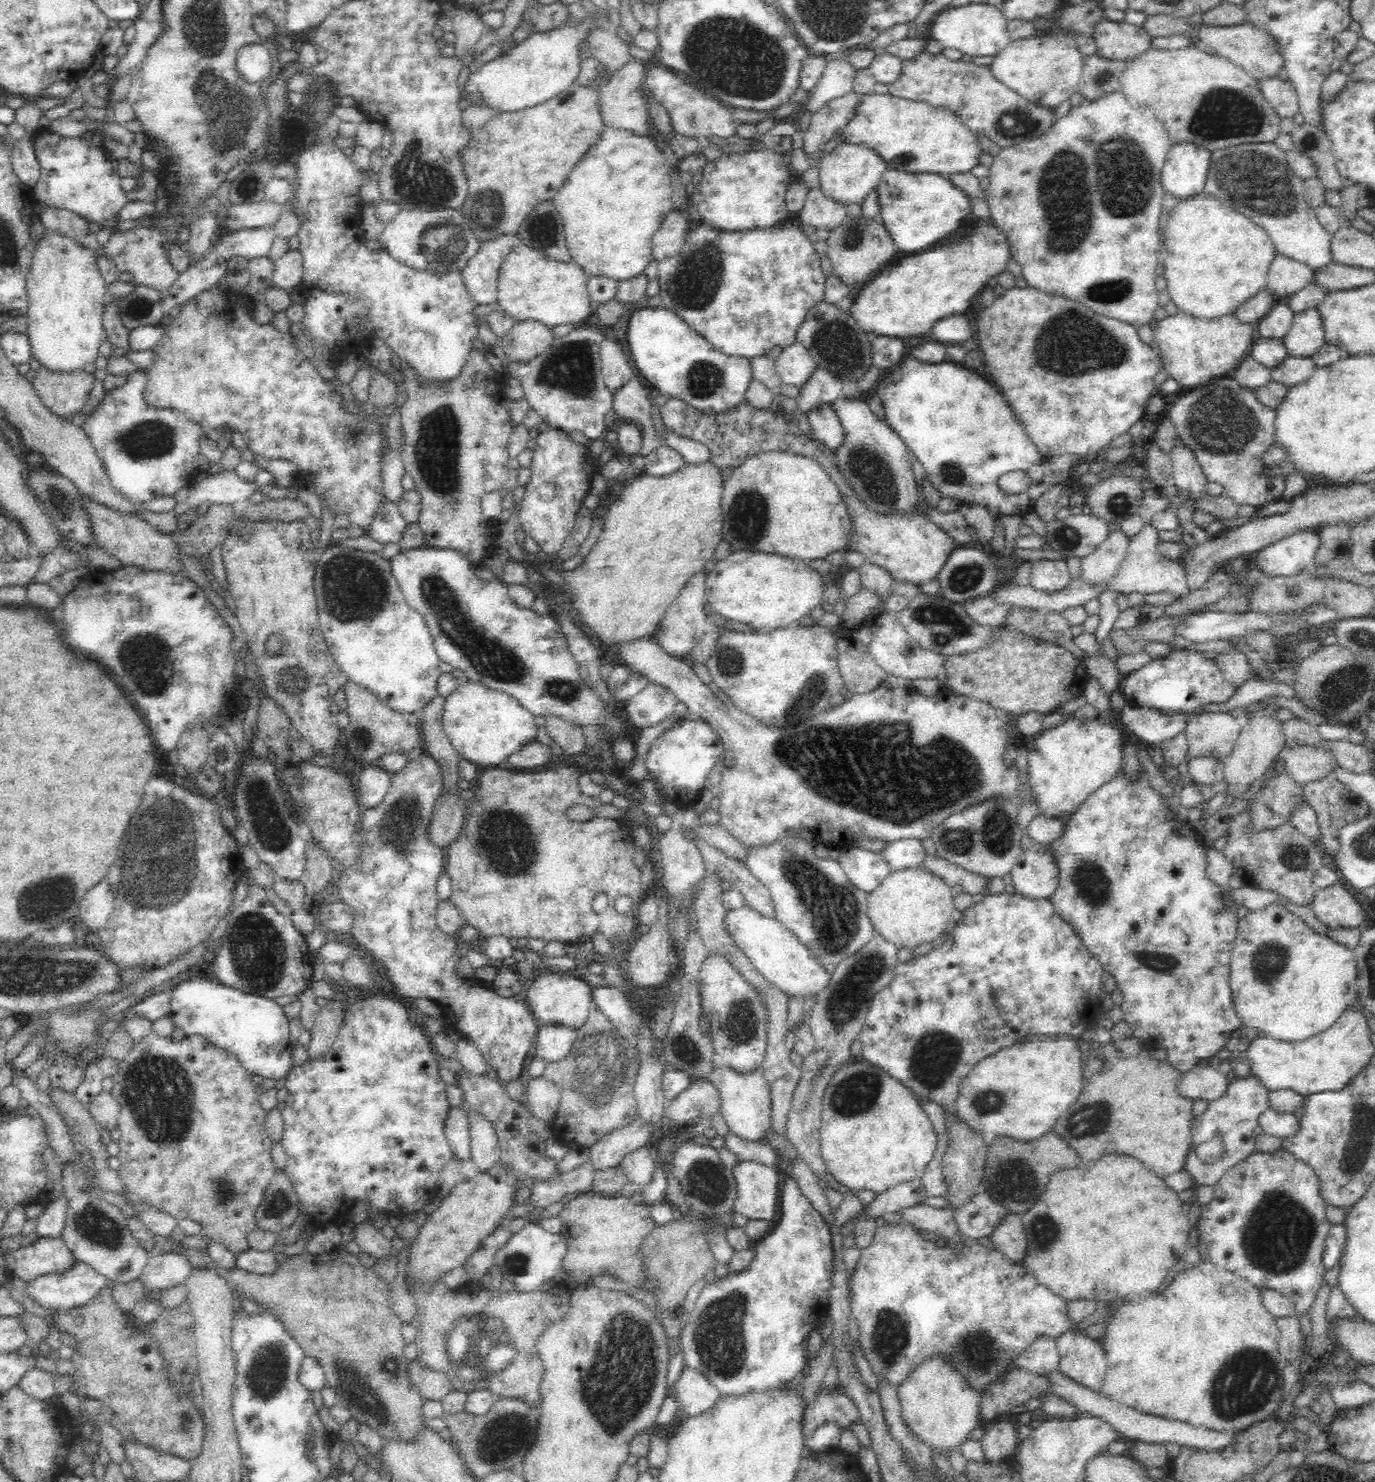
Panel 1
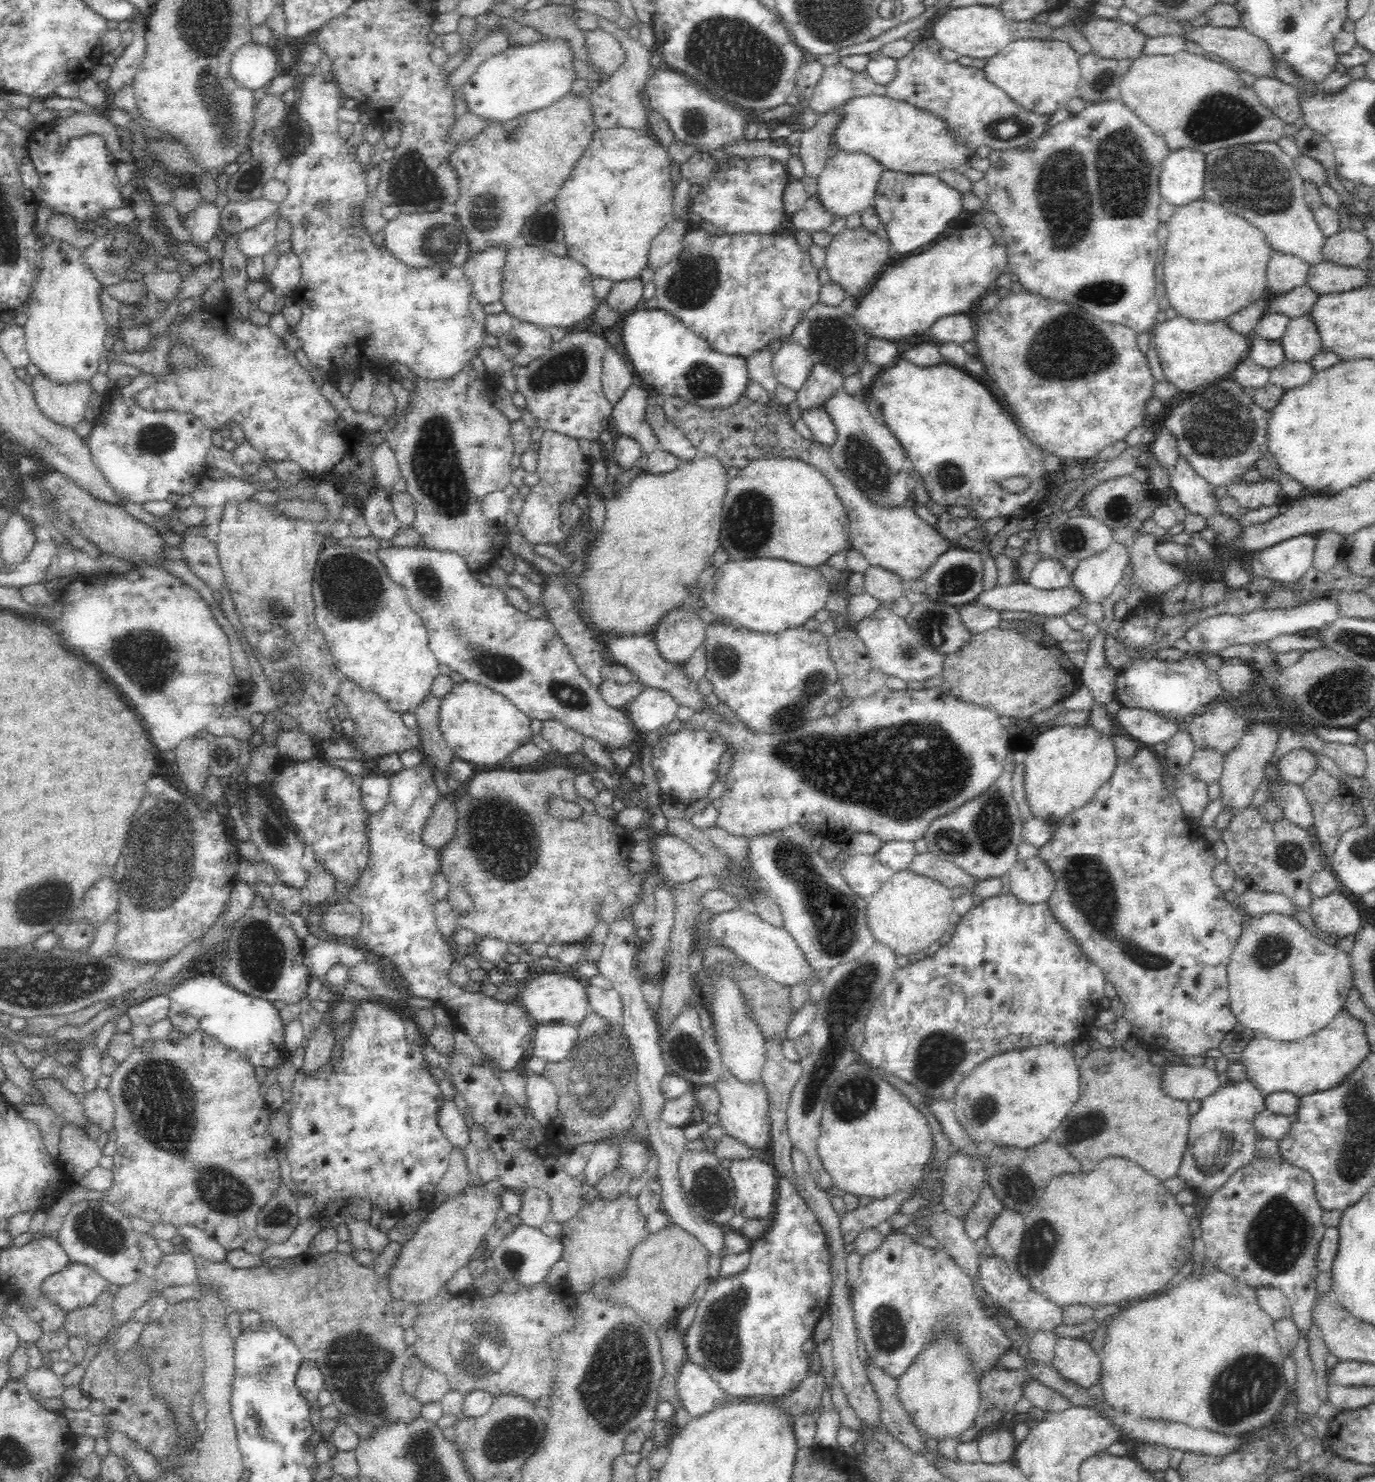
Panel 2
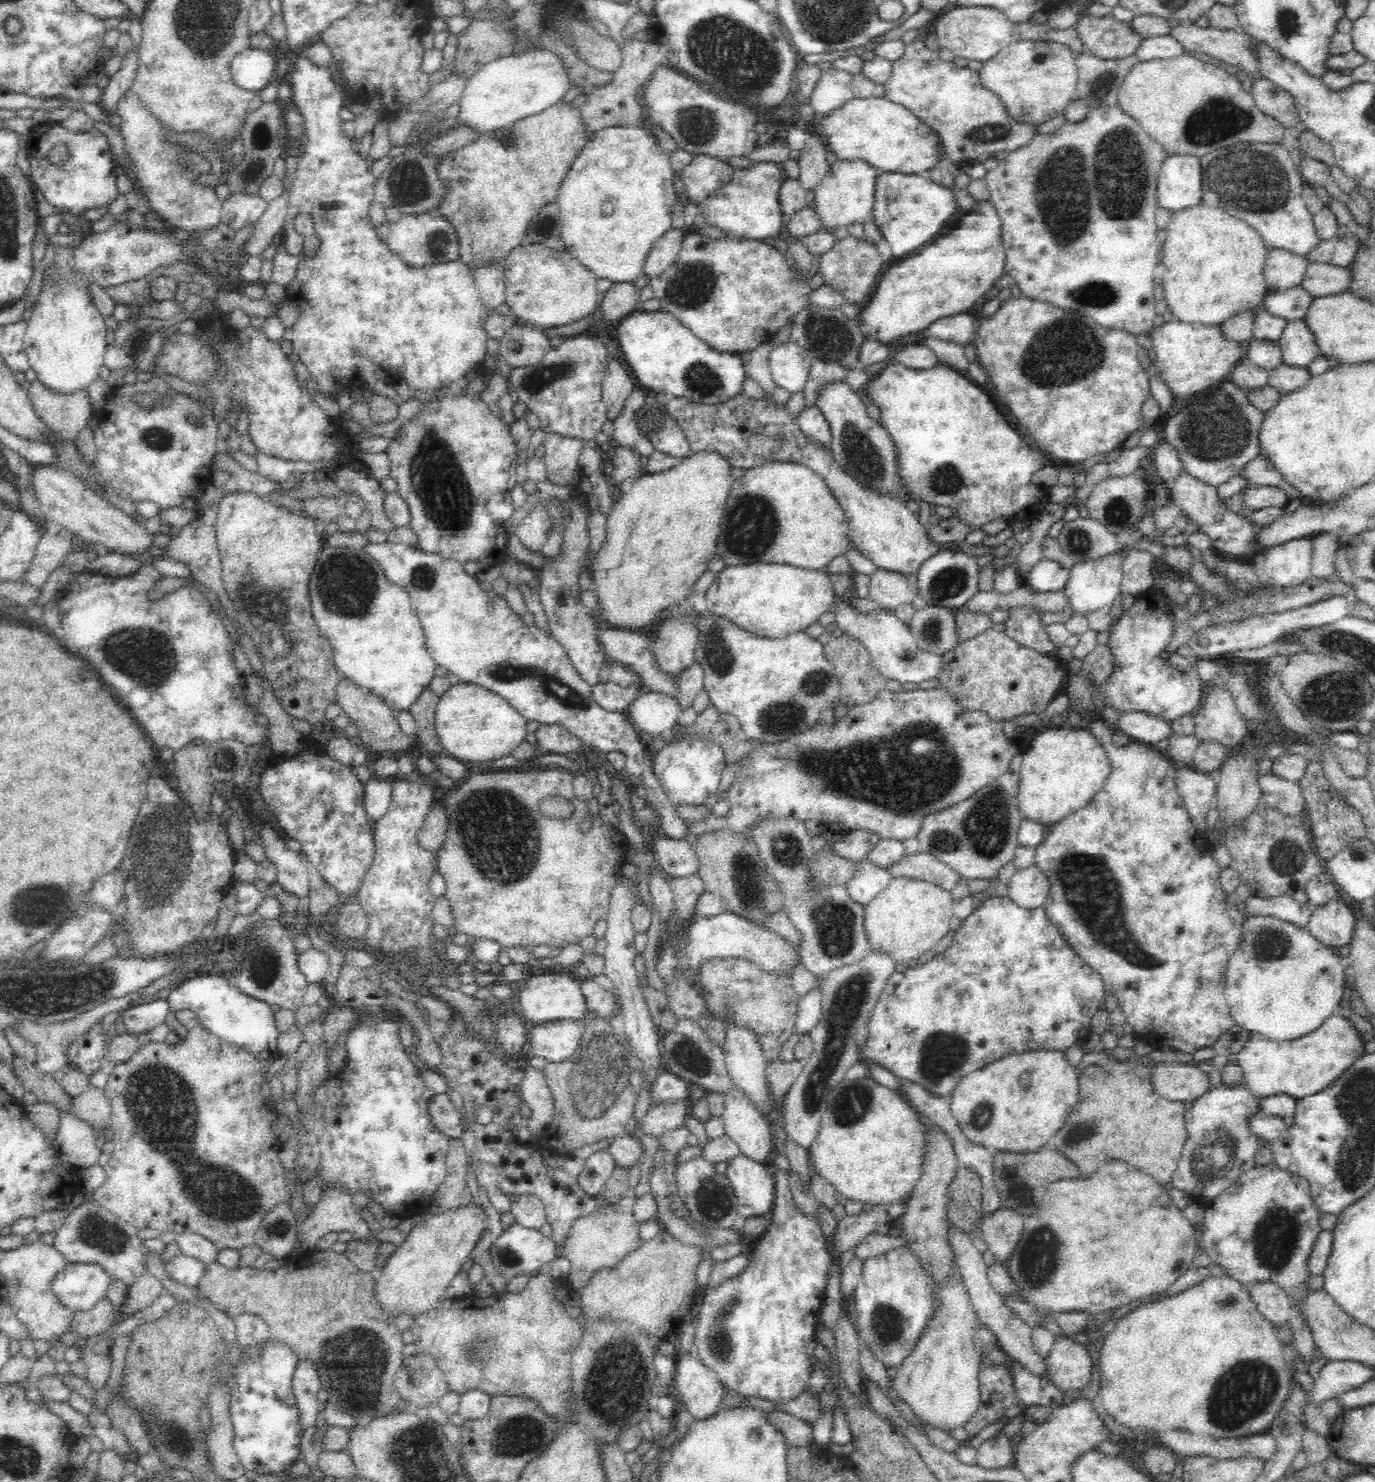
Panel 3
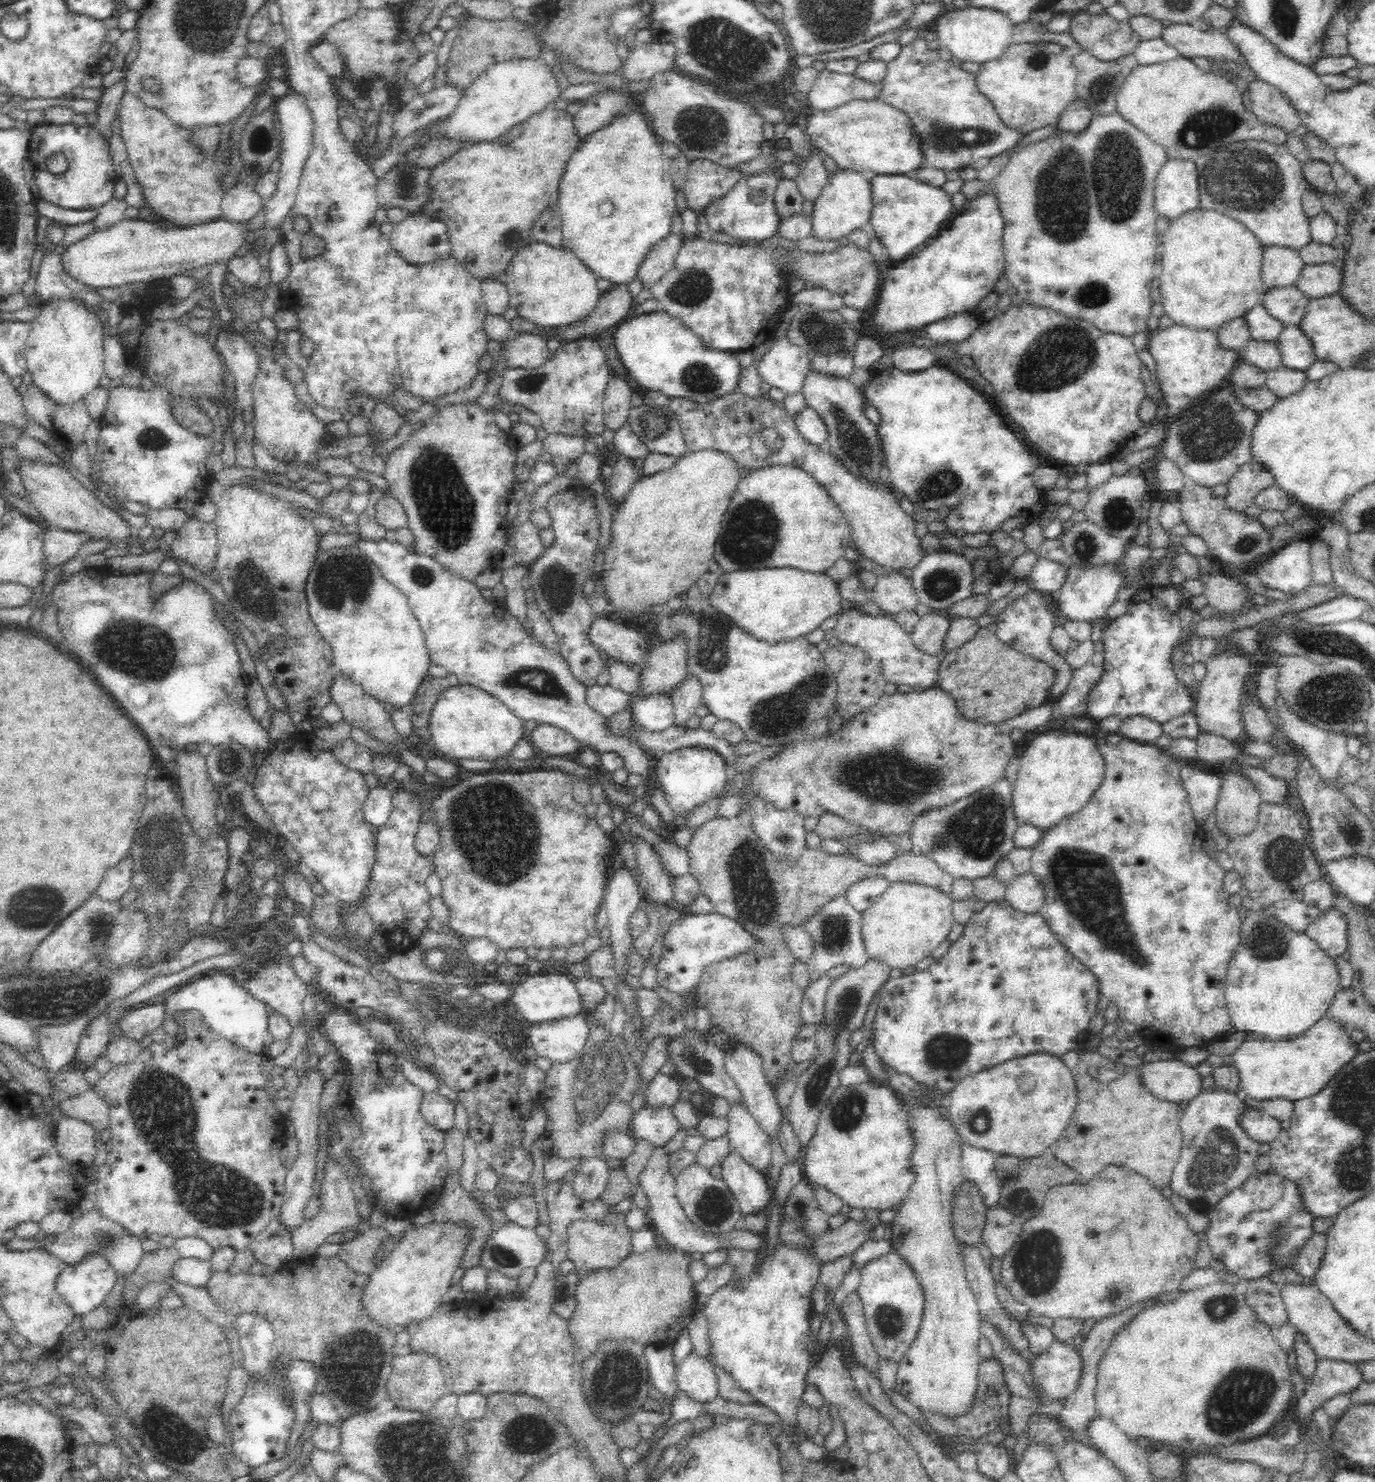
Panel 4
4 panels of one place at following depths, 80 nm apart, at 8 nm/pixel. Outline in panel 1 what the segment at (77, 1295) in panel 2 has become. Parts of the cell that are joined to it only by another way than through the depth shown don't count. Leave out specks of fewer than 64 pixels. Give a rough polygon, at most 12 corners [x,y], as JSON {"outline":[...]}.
{"outline":[[89,1264],[27,1280],[26,1294],[60,1312],[107,1286]]}

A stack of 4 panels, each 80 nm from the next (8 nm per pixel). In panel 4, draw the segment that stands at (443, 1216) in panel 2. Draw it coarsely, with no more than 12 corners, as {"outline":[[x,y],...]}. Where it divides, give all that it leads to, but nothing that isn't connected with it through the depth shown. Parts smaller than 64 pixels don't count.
{"outline":[[417,1222],[368,1275],[362,1303],[392,1328],[442,1303],[474,1228]]}

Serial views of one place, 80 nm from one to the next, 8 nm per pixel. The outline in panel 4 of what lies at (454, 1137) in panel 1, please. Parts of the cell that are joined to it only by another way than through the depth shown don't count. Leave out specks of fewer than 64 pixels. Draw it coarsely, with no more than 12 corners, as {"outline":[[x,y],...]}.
{"outline":[[430,1089],[421,1111],[428,1125],[443,1133],[456,1126],[455,1104]]}

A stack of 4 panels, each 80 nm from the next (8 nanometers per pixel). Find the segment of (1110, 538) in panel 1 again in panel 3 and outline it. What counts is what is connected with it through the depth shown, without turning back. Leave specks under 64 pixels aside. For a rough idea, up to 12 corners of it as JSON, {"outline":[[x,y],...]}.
{"outline":[[1127,550],[1076,563],[1064,588],[1074,613],[1111,607]]}

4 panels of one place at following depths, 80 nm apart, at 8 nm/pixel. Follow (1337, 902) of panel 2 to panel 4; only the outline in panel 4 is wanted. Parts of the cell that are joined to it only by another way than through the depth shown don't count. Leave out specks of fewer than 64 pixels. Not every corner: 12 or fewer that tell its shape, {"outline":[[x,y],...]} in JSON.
{"outline":[[1332,905],[1304,932],[1332,959],[1347,955],[1348,917]]}

